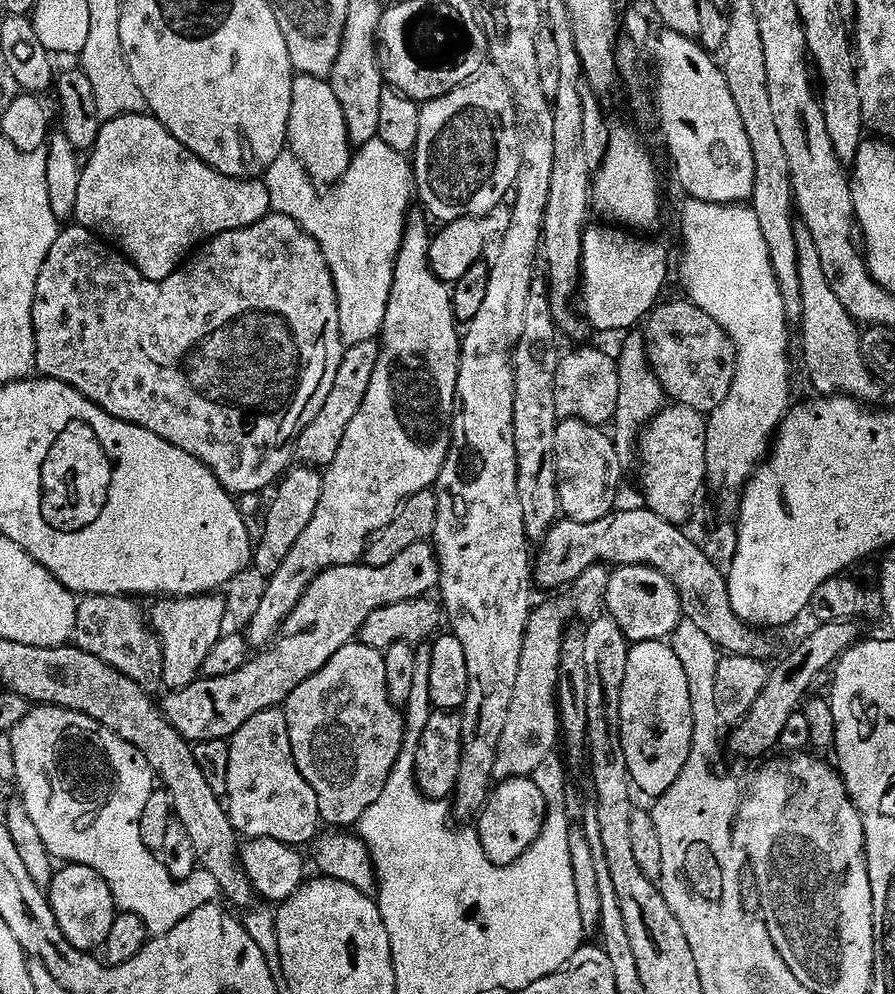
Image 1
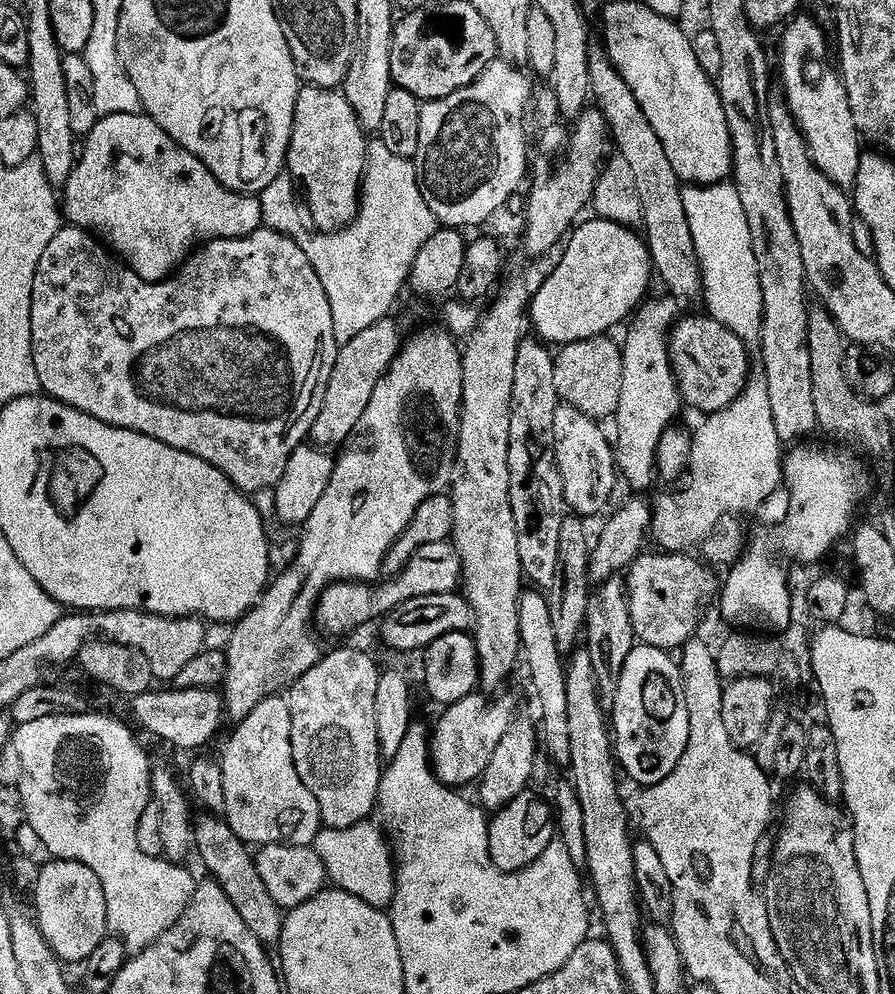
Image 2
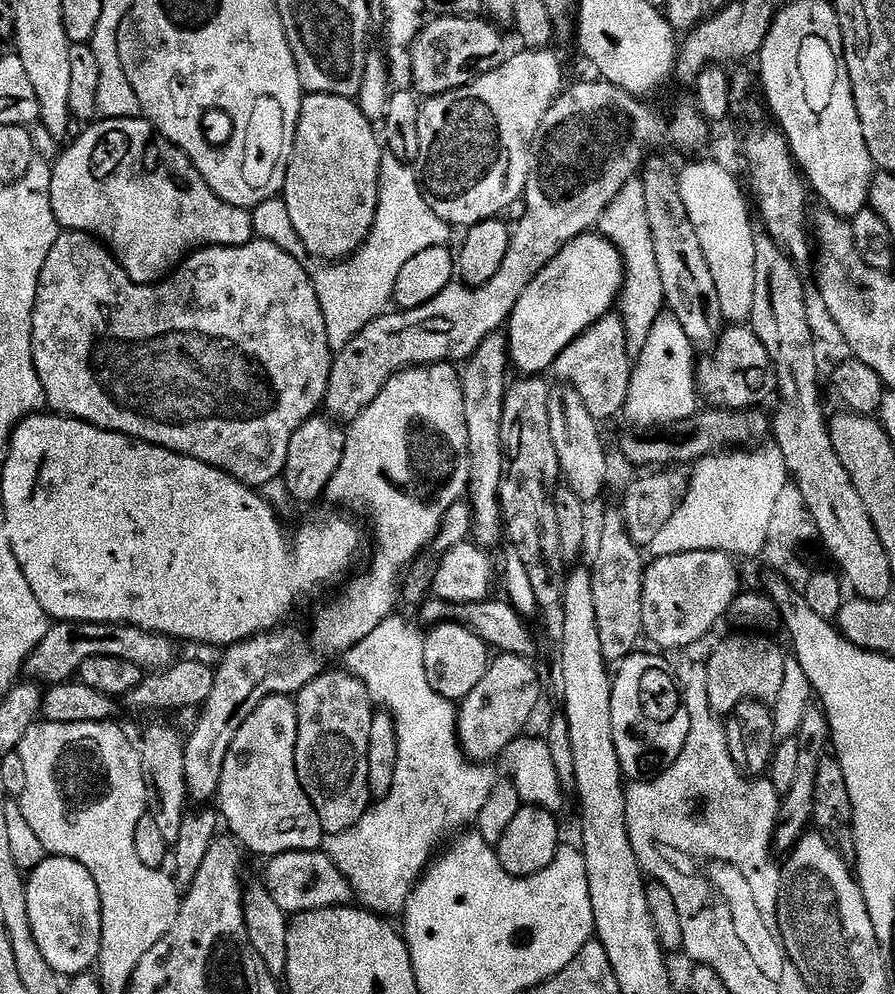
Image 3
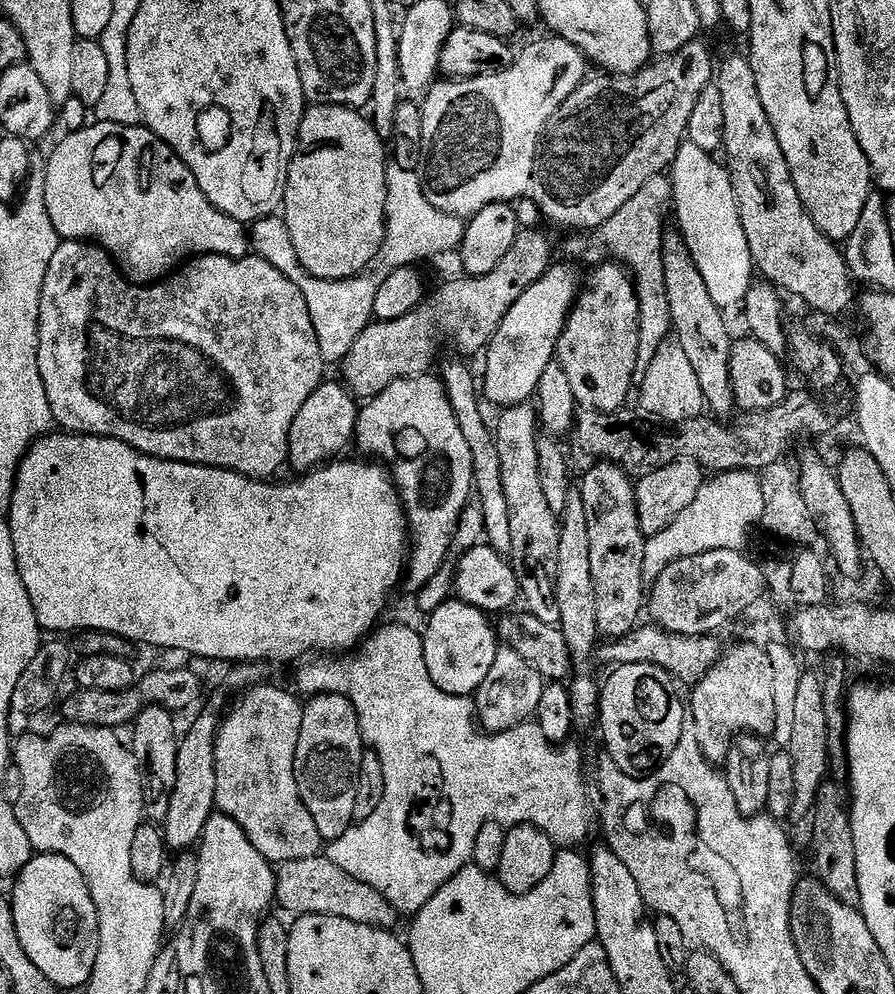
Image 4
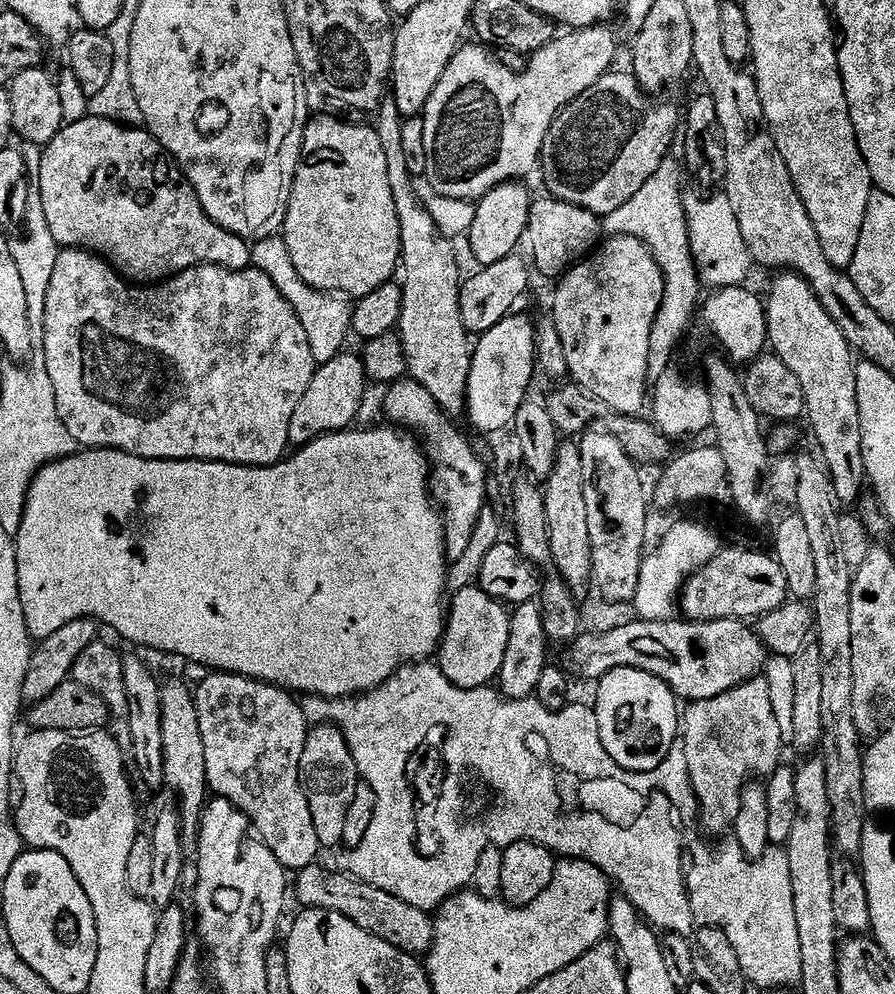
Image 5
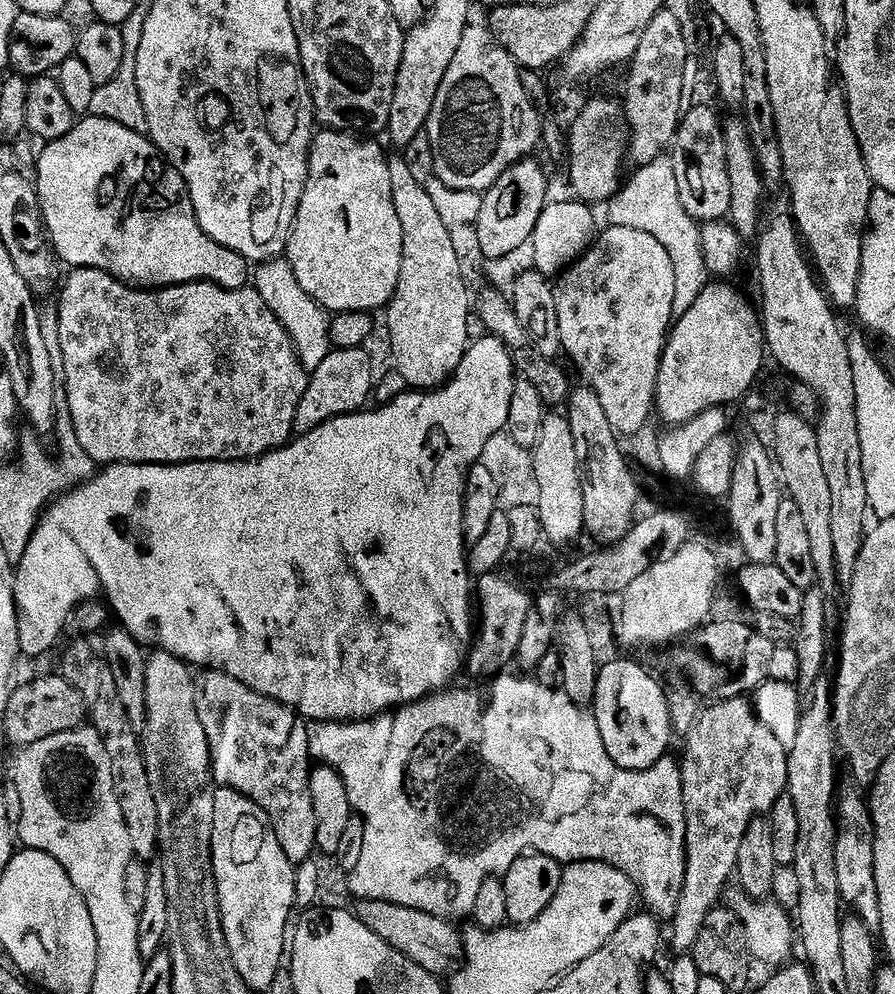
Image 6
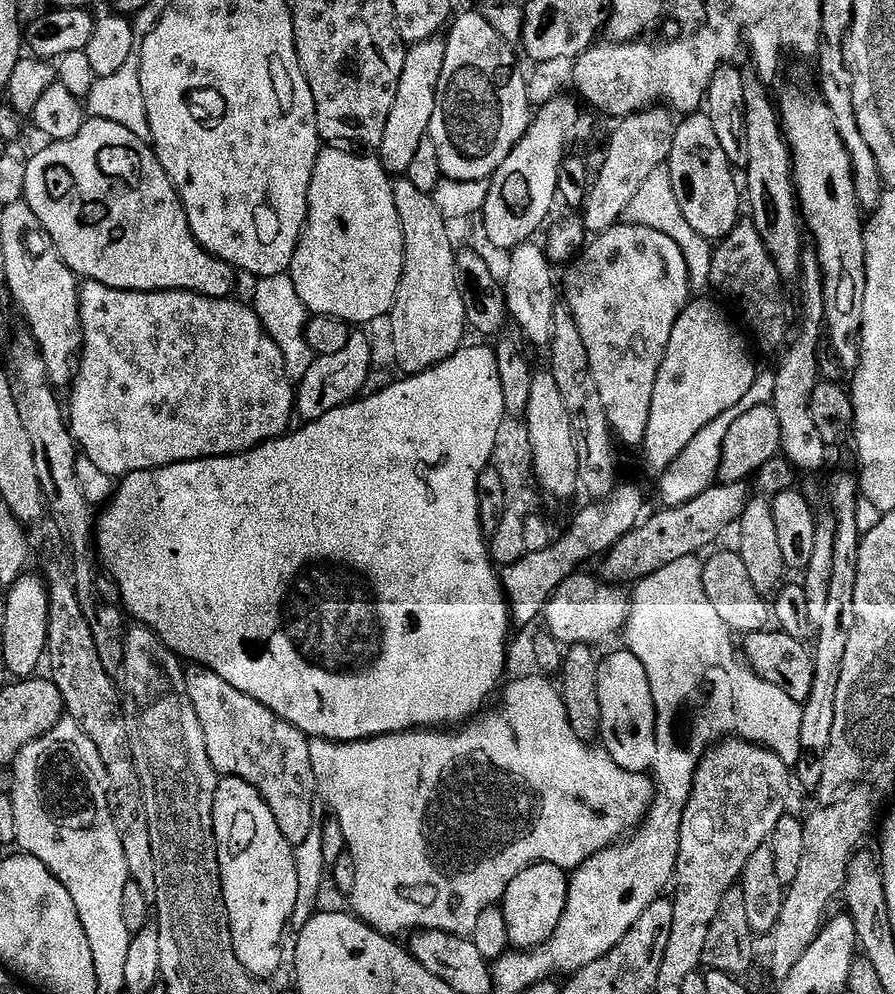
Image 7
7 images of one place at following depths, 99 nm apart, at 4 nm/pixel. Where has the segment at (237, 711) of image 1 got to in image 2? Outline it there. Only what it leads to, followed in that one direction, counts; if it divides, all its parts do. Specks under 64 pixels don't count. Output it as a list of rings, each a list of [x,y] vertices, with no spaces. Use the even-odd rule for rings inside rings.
[[[448,540],[430,542],[430,546],[422,546],[422,550],[418,550],[418,554],[410,558],[402,574],[385,579],[383,582],[331,584],[320,595],[320,600],[316,604],[315,627],[328,636],[344,636],[347,632],[370,623],[371,620],[383,621],[384,617],[414,598],[456,592],[461,587],[463,575],[462,562],[458,558],[455,546]],[[176,688],[172,692],[159,692],[153,690],[146,694],[138,694],[127,701],[132,716],[152,736],[181,748],[184,752],[192,752],[195,748],[204,748],[220,732],[220,727],[226,724],[226,713],[224,711],[224,697],[219,691],[207,688],[206,690],[182,690]]]

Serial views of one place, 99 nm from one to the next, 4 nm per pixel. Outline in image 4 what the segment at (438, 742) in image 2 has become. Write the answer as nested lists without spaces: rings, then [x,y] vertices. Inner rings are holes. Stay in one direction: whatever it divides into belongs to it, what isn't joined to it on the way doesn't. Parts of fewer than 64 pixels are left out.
[[[501,646],[494,658],[494,666],[490,666],[490,674],[486,674],[486,682],[474,693],[477,717],[489,732],[505,732],[519,724],[527,724],[533,719],[538,710],[538,701],[542,699],[542,690],[546,681],[538,669],[514,648]]]

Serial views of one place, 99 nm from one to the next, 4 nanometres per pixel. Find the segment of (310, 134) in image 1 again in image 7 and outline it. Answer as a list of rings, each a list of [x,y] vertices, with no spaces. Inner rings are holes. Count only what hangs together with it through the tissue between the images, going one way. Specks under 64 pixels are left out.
[[[344,146],[321,147],[310,178],[308,222],[290,269],[298,298],[302,298],[309,313],[333,316],[345,320],[349,326],[372,324],[391,313],[404,269],[404,231],[394,202],[393,177],[375,155],[359,156],[356,152],[359,151]]]

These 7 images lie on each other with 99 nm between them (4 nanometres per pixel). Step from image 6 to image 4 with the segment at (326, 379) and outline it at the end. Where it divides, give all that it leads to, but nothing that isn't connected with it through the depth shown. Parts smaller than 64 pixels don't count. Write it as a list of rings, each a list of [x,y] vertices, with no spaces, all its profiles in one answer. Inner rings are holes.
[[[322,382],[306,398],[302,410],[298,410],[298,418],[294,418],[294,426],[290,426],[288,439],[288,464],[296,467],[297,473],[310,472],[339,457],[347,444],[353,443],[356,435],[356,420],[360,417],[358,401],[343,383],[328,384]]]

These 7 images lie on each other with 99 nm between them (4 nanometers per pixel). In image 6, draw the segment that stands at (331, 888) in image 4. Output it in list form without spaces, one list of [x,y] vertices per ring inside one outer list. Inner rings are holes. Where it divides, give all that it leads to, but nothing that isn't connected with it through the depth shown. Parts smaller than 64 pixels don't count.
[[[362,900],[355,905],[354,914],[367,928],[374,930],[382,942],[394,946],[398,954],[410,958],[422,970],[431,972],[440,978],[451,973],[461,963],[464,955],[464,937],[461,929],[453,921],[444,920],[434,914],[426,914],[422,910],[410,910],[410,906],[398,906],[381,900]]]

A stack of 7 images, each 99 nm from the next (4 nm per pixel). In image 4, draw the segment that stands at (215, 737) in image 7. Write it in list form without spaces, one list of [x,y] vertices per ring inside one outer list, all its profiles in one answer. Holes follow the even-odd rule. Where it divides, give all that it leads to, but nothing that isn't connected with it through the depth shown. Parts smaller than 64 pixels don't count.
[[[265,682],[253,684],[243,693],[236,705],[227,709],[221,719],[220,729],[216,735],[216,769],[218,770],[217,809],[223,815],[234,818],[238,826],[250,838],[250,842],[273,865],[279,866],[291,860],[301,860],[321,855],[322,841],[306,802],[298,790],[294,758],[298,750],[298,734],[302,734],[304,710],[301,701],[296,701],[284,688]]]

